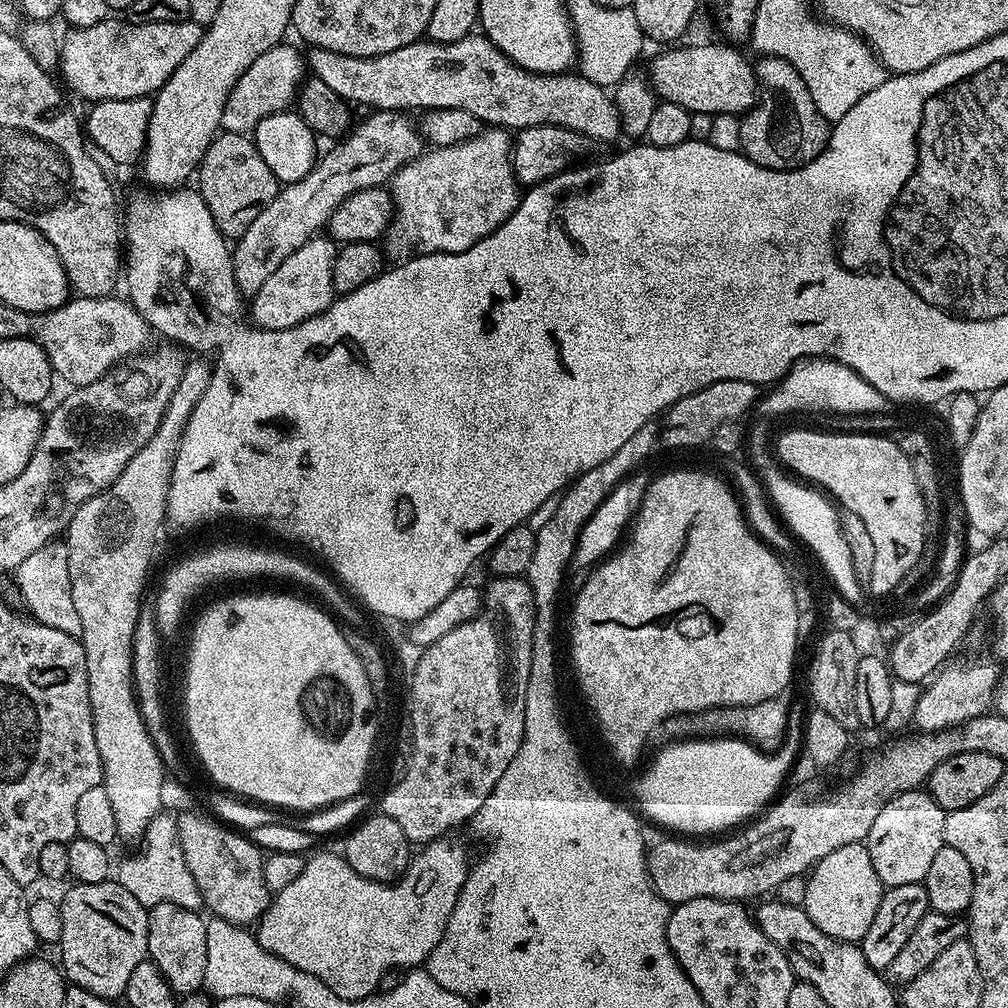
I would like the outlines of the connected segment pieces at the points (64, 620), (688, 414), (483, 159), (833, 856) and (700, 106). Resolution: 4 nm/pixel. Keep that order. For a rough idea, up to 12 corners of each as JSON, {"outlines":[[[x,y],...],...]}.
{"outlines":[[[36,550],[14,579],[40,624],[77,637],[69,550]],[[714,382],[663,413],[668,448],[707,445],[757,407],[757,385]],[[488,126],[390,181],[389,257],[465,252],[520,205]],[[867,843],[811,869],[802,907],[822,934],[863,940],[885,889]],[[731,43],[672,46],[652,64],[661,101],[739,117],[753,61]]]}

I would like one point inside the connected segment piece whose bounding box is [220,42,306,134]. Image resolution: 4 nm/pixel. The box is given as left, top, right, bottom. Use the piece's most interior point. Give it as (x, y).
(272, 84)

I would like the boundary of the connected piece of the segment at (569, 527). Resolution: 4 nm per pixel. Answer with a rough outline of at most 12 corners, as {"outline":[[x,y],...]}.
{"outline":[[647,427],[564,489],[535,529],[532,592],[558,594],[586,522],[651,454]]}

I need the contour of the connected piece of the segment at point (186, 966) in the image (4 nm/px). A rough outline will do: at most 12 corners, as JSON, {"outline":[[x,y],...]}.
{"outline":[[162,902],[148,909],[148,956],[177,997],[199,993],[206,920]]}

